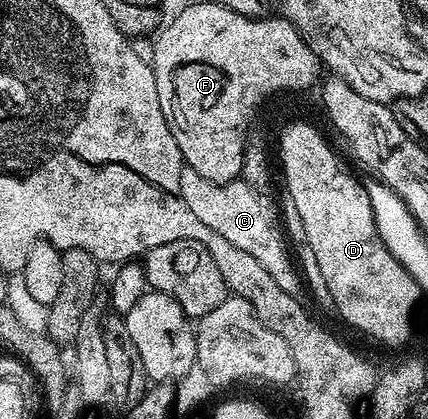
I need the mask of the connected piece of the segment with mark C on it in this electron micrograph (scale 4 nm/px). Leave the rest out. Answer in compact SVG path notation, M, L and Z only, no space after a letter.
M182 167L179 174L179 194L183 202L187 202L187 210L191 210L191 214L195 214L195 218L199 218L203 226L215 230L215 234L227 238L227 242L234 246L239 246L239 250L251 254L251 258L255 258L259 266L263 266L263 270L267 270L267 274L275 278L276 284L284 292L300 293L303 280L291 259L291 252L279 227L278 217L277 220L273 217L272 210L261 201L257 191L254 185L245 184L240 178L226 184L216 184L203 178L203 174L195 174L195 170L187 167Z

